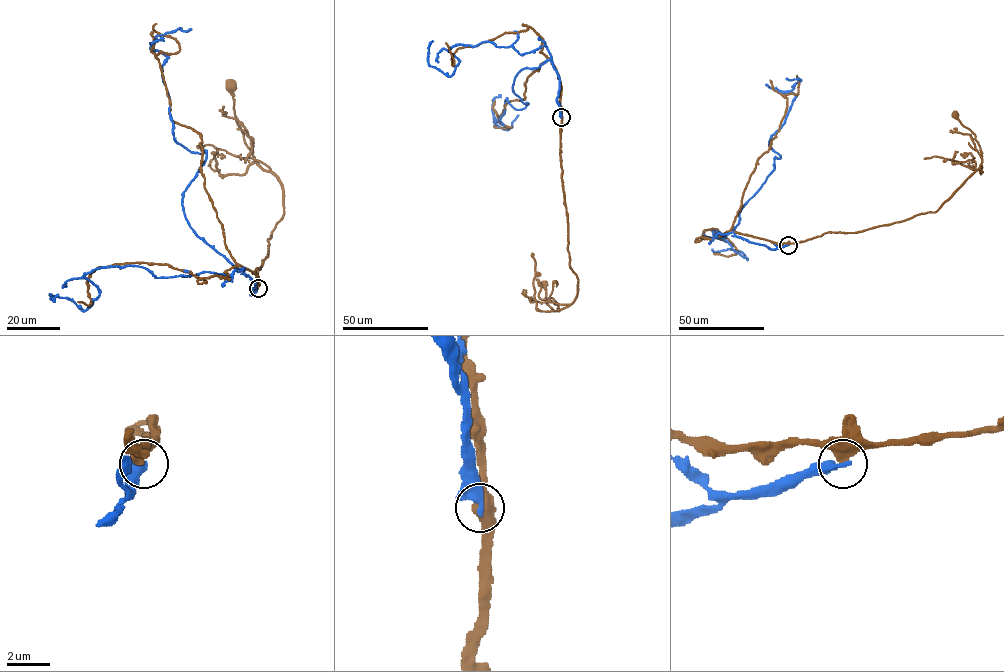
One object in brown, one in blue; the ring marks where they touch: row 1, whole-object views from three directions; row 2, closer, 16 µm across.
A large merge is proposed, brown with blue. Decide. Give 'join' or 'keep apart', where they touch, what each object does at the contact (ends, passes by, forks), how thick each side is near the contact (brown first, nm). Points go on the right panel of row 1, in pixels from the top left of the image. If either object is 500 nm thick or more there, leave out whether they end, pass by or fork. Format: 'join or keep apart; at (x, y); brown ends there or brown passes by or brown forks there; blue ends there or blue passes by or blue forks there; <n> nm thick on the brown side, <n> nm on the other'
keep apart; at (788, 245); brown ends there; blue ends there; 480 nm thick on the brown side, 380 nm on the other

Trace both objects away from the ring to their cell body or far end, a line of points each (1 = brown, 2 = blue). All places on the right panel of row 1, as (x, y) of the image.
1: (788, 244), (828, 232), (857, 232), (935, 212), (981, 163), (975, 135), (954, 115)
2: (788, 244), (772, 249), (731, 232), (780, 158), (770, 138), (795, 96), (788, 92), (800, 80), (786, 78)

